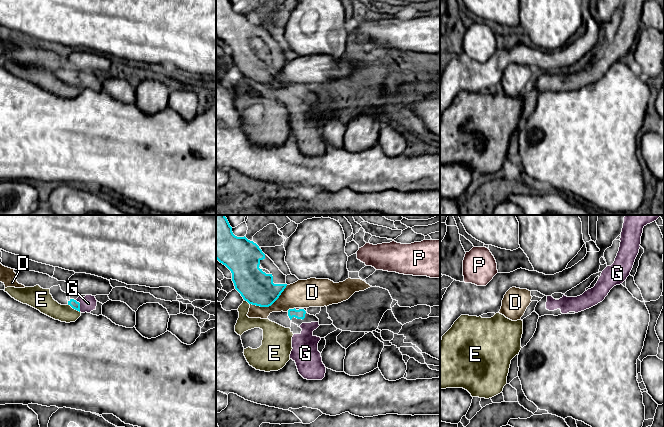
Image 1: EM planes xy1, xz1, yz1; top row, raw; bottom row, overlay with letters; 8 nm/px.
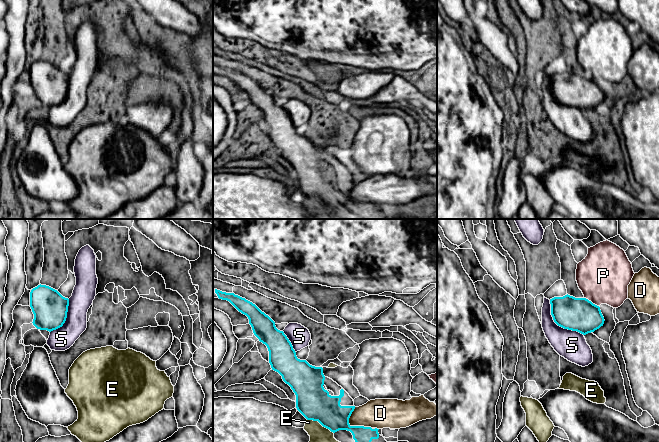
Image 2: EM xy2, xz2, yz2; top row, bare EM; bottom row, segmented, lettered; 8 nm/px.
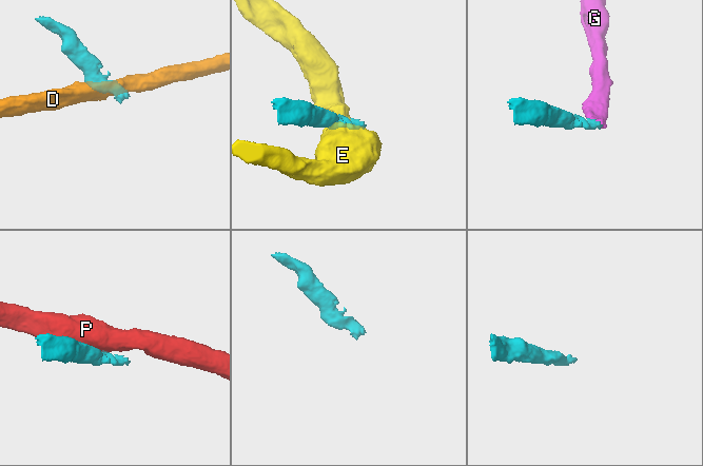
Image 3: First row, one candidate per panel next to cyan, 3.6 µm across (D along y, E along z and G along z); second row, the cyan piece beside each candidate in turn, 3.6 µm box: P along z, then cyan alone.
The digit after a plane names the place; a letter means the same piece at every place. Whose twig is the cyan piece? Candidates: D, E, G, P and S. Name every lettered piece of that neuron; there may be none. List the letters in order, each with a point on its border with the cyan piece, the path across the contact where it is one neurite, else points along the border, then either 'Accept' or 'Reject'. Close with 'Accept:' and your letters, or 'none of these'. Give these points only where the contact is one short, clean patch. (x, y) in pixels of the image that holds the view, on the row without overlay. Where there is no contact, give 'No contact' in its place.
D: Touches cyan at xz1 (270, 81). Reject
E: Touches cyan at xz2 (320, 199). Reject
G: Touches cyan at xy1 (79, 81). Path across: xy1 (74, 80), (79, 81), (88, 79). Accept
P: Touches cyan at yz2 (590, 77). Boundary: yz2 (584, 73), (598, 82). Reject
S: Touches cyan at yz2 (558, 101). Boundary: yz2 (549, 76), (552, 95), (558, 101), (576, 106), (583, 111). Reject
Accept: G

